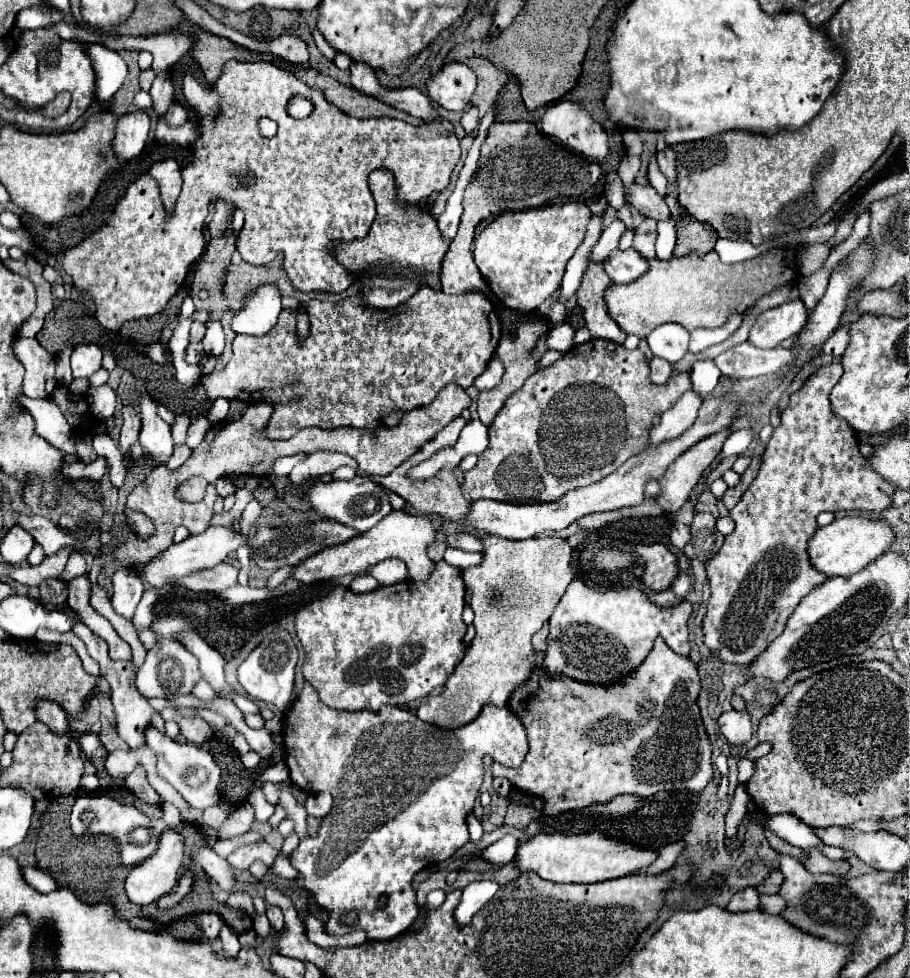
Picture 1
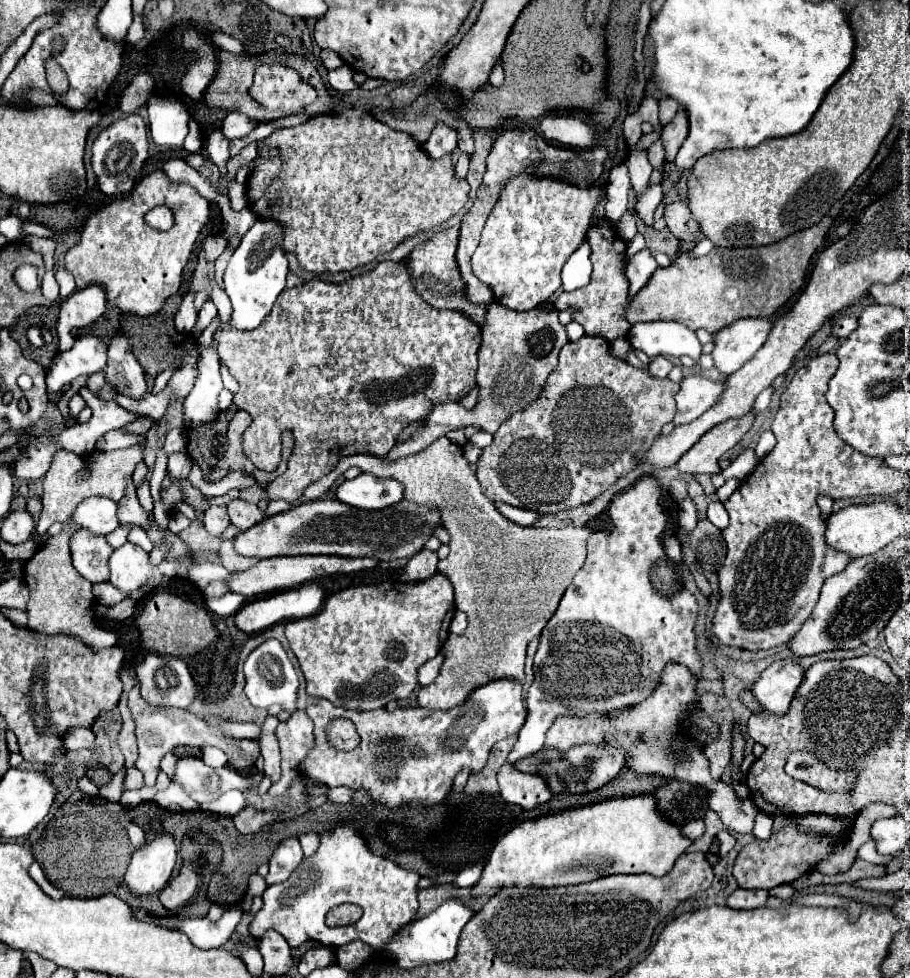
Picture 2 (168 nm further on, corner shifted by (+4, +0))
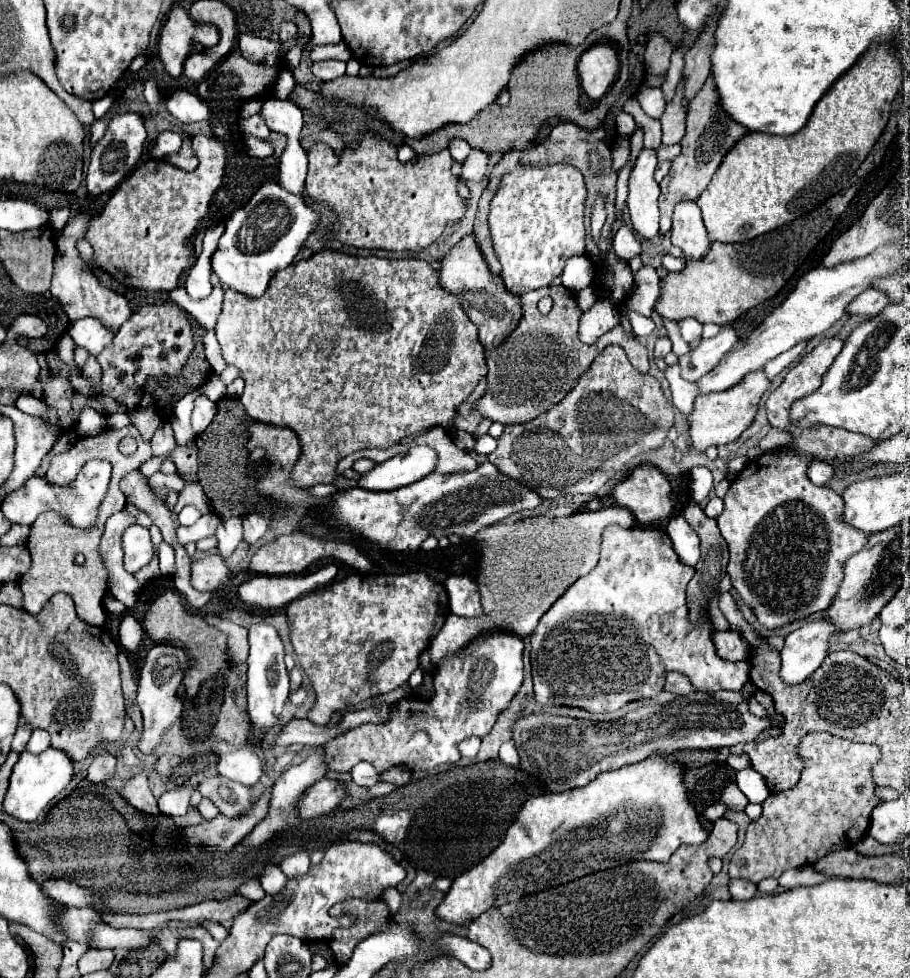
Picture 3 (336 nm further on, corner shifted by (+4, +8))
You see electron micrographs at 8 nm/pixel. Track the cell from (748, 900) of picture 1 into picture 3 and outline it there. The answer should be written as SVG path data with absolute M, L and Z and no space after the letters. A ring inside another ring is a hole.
M730 880L730 894L734 900L750 900L758 894L758 886L750 880Z

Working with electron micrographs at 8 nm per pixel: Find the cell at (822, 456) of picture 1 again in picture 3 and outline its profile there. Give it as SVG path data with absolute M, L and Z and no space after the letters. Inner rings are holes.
M826 338L792 366L784 382L768 396L768 422L792 434L794 442L788 448L770 450L748 462L732 482L724 496L724 512L716 518L728 542L728 574L732 588L766 630L778 630L796 618L808 618L826 610L842 582L844 560L856 554L868 540L866 534L854 528L850 530L850 526L842 522L842 496L830 488L814 486L808 478L808 468L812 462L836 462L840 464L836 466L836 474L840 476L864 472L874 464L852 464L850 460L870 452L876 442L842 428L810 426L810 430L794 430L794 426L790 426L790 406L796 398L804 398L818 390L822 376L834 364L842 348L844 342L840 338Z

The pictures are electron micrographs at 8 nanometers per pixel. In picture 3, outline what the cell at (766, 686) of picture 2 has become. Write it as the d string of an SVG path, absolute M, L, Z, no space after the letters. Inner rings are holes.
M828 620L806 622L802 628L794 630L780 652L782 670L780 678L792 684L804 682L826 658L828 640L834 634L834 626Z

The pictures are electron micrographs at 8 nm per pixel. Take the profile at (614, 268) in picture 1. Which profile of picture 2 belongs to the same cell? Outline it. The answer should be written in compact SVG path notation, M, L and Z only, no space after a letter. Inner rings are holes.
M644 248L640 250L636 256L628 258L626 262L626 276L629 282L629 299L638 294L650 280L650 276L654 274L654 270L658 268L656 260L652 258L652 254Z

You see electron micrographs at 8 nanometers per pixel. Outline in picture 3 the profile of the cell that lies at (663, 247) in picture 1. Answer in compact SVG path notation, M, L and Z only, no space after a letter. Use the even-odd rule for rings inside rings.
M664 254L664 258L662 258L662 266L664 266L668 272L680 272L680 270L684 268L684 264L686 264L684 258L674 258L674 256L670 256L670 254Z

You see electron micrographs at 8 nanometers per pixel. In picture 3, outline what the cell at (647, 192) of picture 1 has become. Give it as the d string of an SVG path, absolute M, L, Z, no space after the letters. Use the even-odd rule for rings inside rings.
M678 202L674 206L670 240L674 246L684 250L684 258L698 260L708 252L708 232L704 228L700 210L694 202Z

